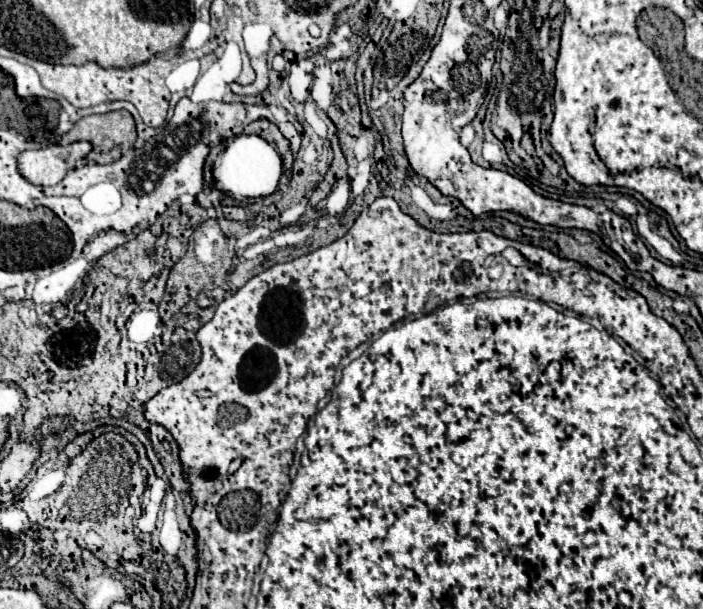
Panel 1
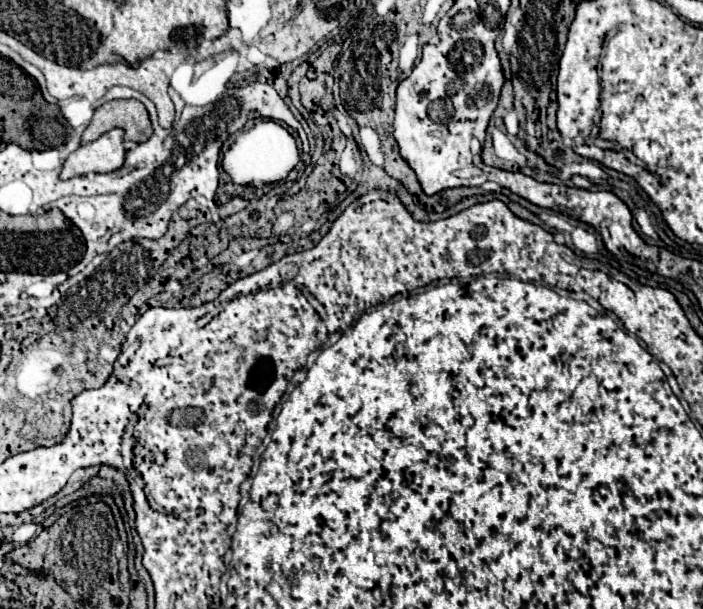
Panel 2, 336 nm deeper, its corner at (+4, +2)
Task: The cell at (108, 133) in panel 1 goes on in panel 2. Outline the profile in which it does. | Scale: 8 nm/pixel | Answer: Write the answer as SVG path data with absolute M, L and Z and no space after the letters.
M112 100L96 108L90 126L86 128L82 142L94 142L104 132L112 128L124 128L124 140L132 142L146 142L152 136L152 124L148 118L148 110L138 100Z

